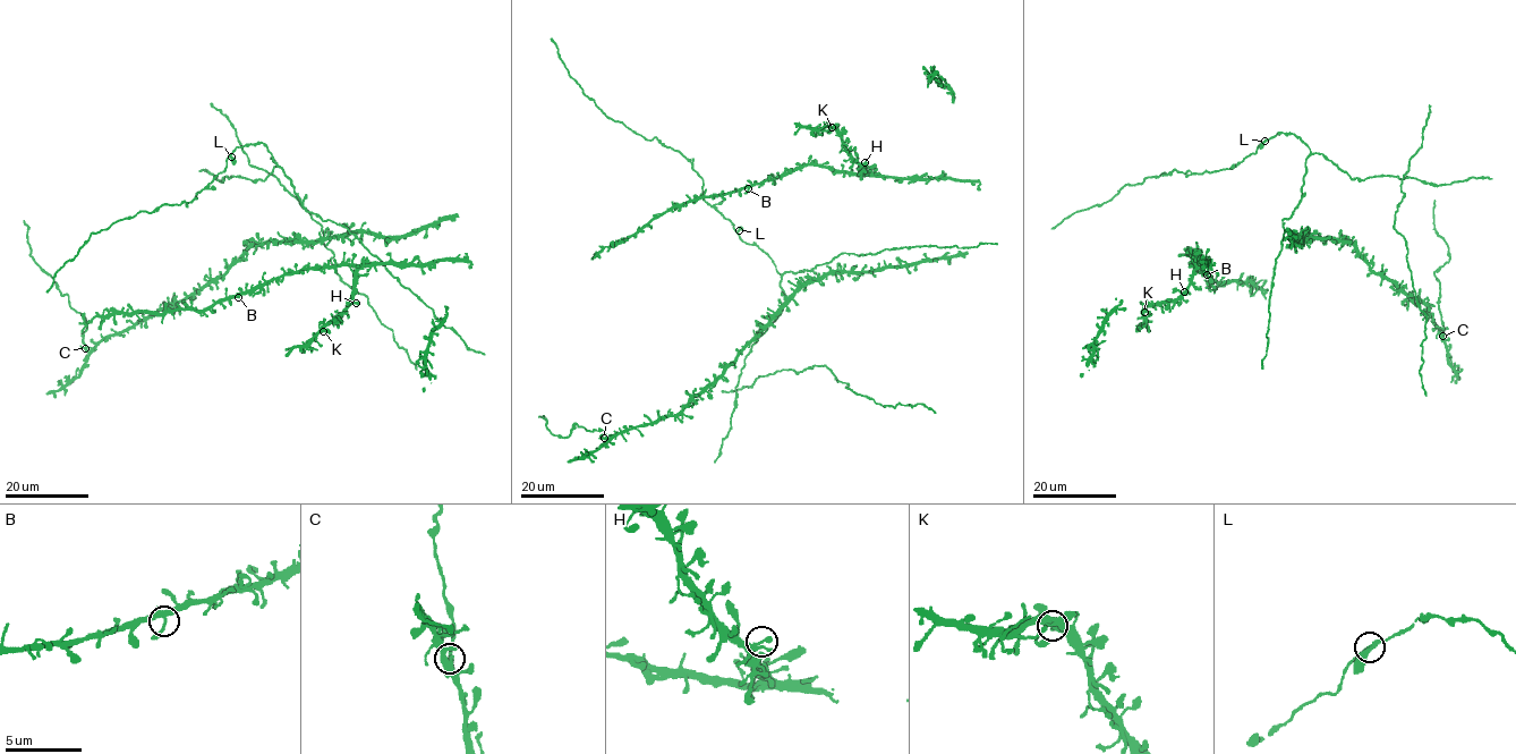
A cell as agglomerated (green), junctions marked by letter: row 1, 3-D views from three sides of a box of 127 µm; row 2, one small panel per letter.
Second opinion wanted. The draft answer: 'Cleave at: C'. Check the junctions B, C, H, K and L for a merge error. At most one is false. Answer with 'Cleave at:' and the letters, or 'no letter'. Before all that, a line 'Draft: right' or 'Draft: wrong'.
Draft: right
Cleave at: C

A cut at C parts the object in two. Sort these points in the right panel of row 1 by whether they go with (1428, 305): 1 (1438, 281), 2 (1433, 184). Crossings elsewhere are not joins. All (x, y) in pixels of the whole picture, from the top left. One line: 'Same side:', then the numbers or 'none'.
Same side: 2

